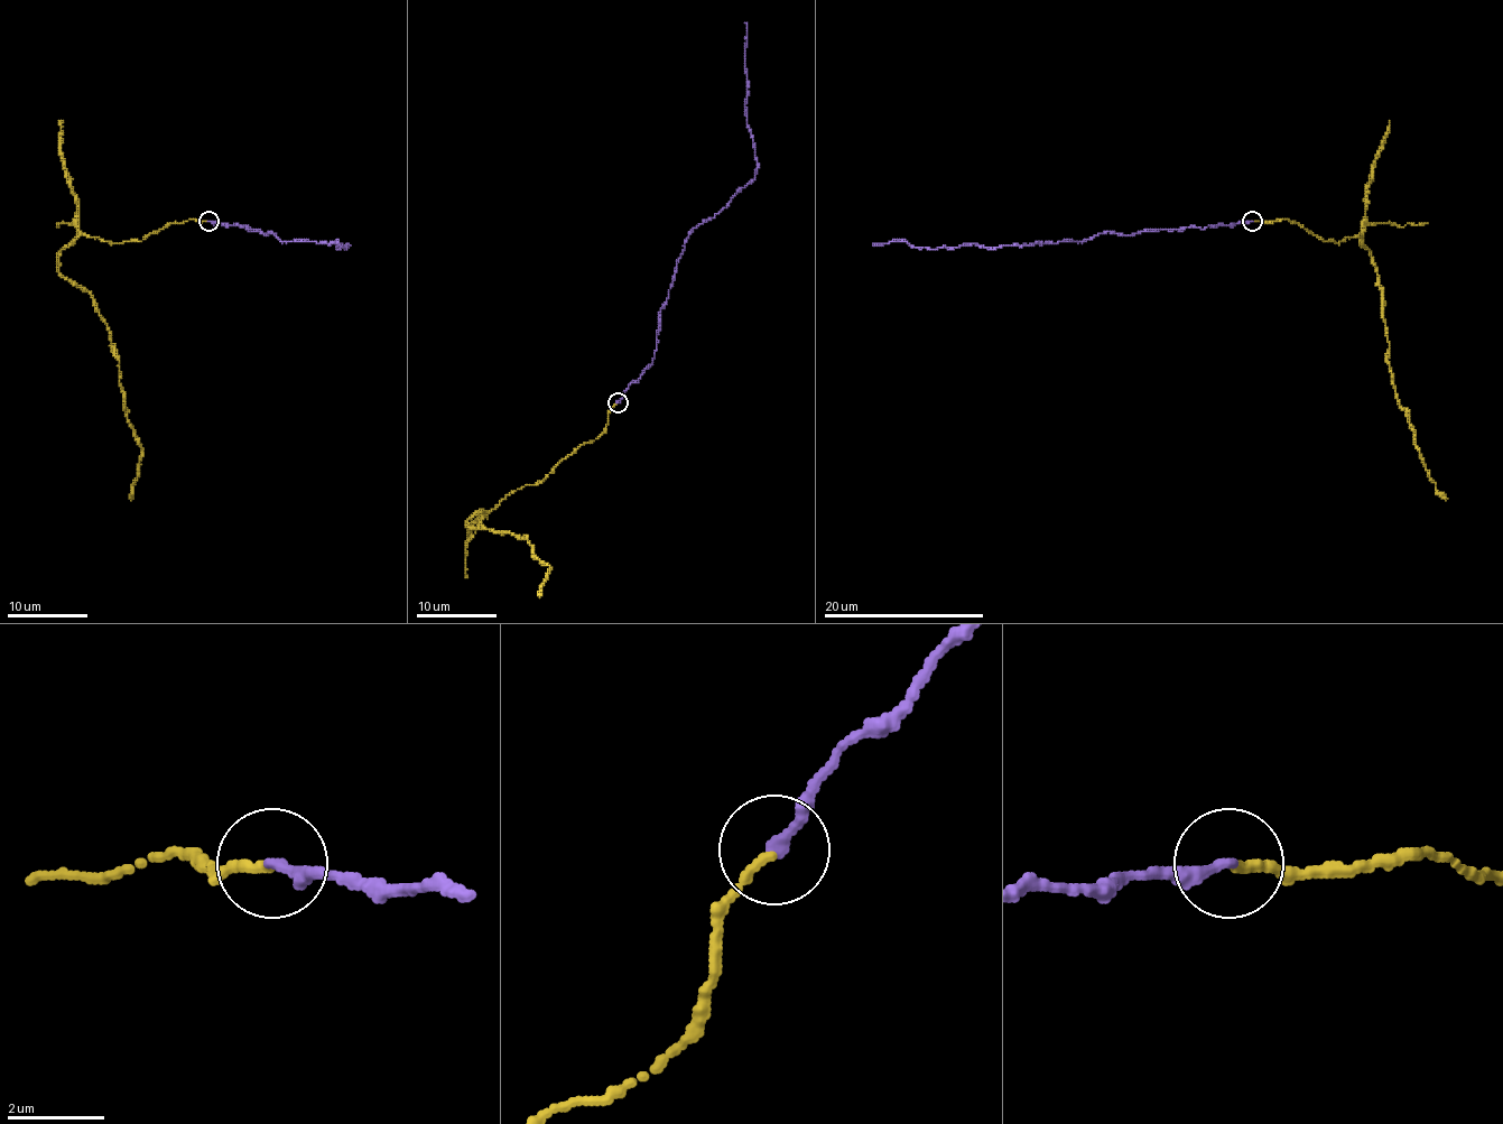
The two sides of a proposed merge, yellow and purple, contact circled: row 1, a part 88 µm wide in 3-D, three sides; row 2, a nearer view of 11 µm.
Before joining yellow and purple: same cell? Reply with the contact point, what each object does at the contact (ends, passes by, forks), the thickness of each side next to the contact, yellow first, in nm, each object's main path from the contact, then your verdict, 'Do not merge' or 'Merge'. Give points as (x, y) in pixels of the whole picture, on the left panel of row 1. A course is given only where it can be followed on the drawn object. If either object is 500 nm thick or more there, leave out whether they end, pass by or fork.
Place: (209, 221). At the ring yellow ends. At the ring purple ends. Thickness 200 nm (yellow) against 280 nm. Course of yellow: (210, 221), (141, 241), (76, 235), (61, 251), (58, 271), (91, 295), (119, 362), (141, 458), (131, 500). Course of purple: (210, 221), (243, 225), (263, 235), (271, 231), (280, 239), (339, 243), (339, 249), (336, 243). Merge

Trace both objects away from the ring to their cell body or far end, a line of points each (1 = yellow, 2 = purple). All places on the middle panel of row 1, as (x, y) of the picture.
1: (618, 402), (594, 440), (534, 485), (470, 519), (467, 525), (528, 539), (549, 569), (539, 595)
2: (618, 402), (652, 362), (658, 312), (688, 233), (718, 213), (754, 177), (757, 157), (744, 107), (744, 22)

